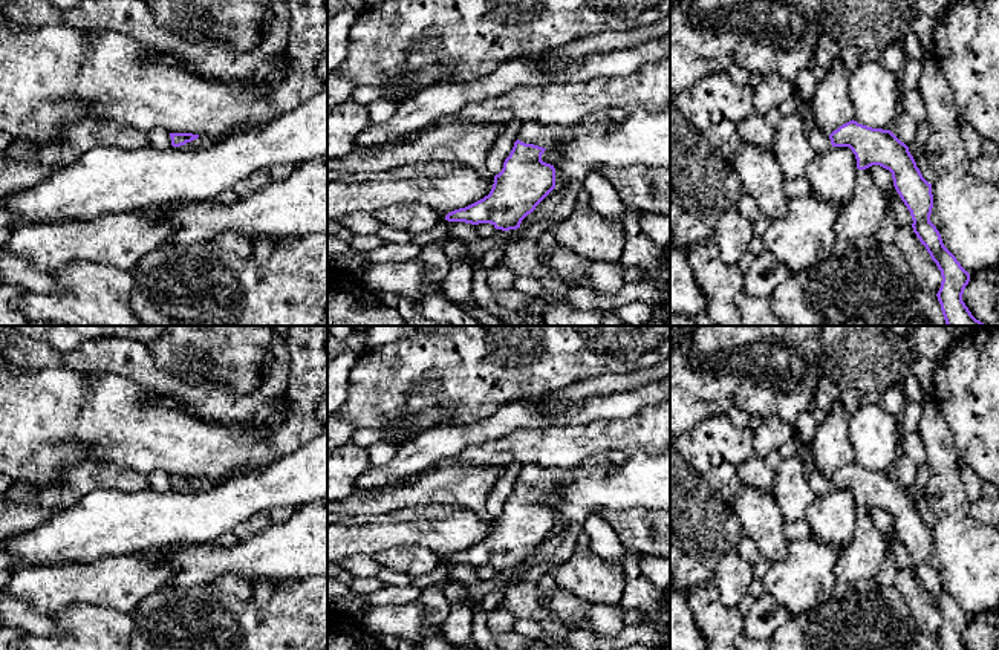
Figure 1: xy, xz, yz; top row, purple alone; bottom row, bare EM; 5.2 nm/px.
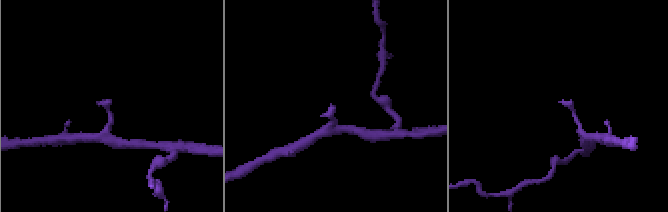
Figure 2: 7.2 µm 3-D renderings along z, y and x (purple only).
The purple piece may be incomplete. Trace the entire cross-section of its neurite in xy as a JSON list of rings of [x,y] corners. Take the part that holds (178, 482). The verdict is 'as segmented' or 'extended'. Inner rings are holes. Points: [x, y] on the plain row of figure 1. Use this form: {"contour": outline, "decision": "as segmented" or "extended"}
{"contour": [[[170,476],[171,488],[173,489],[184,489],[184,491],[196,491],[196,489],[208,489],[214,485],[214,482],[208,479],[199,479],[193,476]]], "decision": "extended"}

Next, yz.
{"contour": [[[799,445],[796,456],[803,462],[817,496],[829,494],[832,489],[849,489],[858,512],[880,508],[892,515],[893,529],[910,554],[913,575],[941,613],[942,624],[936,636],[941,650],[967,650],[962,636],[970,616],[944,589],[939,574],[930,564],[932,526],[923,520],[909,489],[890,473],[872,471],[854,462],[826,477],[817,470],[811,448]]], "decision": "extended"}

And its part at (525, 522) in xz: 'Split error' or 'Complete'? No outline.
Split error

